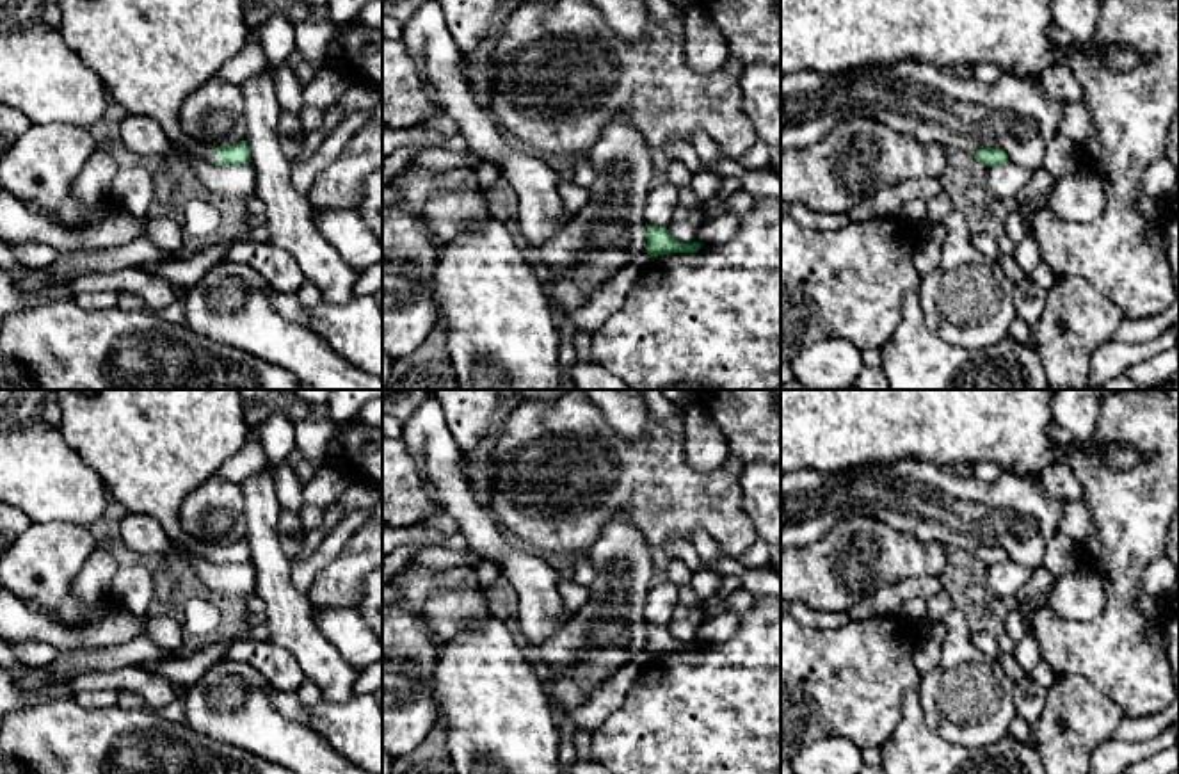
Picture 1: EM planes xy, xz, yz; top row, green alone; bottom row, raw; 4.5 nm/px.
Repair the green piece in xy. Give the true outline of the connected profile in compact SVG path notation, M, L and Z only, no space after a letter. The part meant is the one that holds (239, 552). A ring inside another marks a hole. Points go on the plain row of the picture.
M55 390L60 407L60 431L69 447L105 480L108 495L124 512L148 514L171 541L185 552L215 564L244 564L251 560L245 539L228 544L203 544L187 536L180 521L185 498L215 477L249 439L238 390Z

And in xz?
M646 621L647 626L647 646L646 651L651 655L658 653L672 653L672 651L697 651L702 642L692 641L683 642L678 641L667 626L656 626Z

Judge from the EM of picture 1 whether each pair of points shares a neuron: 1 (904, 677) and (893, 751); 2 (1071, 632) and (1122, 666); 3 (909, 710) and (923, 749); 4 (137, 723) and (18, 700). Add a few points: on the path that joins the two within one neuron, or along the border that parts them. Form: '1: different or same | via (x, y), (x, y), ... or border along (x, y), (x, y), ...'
1: different | border along (916, 687), (906, 693), (902, 719), (881, 748)
2: same | via (1083, 644), (1087, 648), (1105, 648), (1110, 653)
3: same | via (913, 719), (914, 741)
4: different | border along (59, 698), (18, 710)

